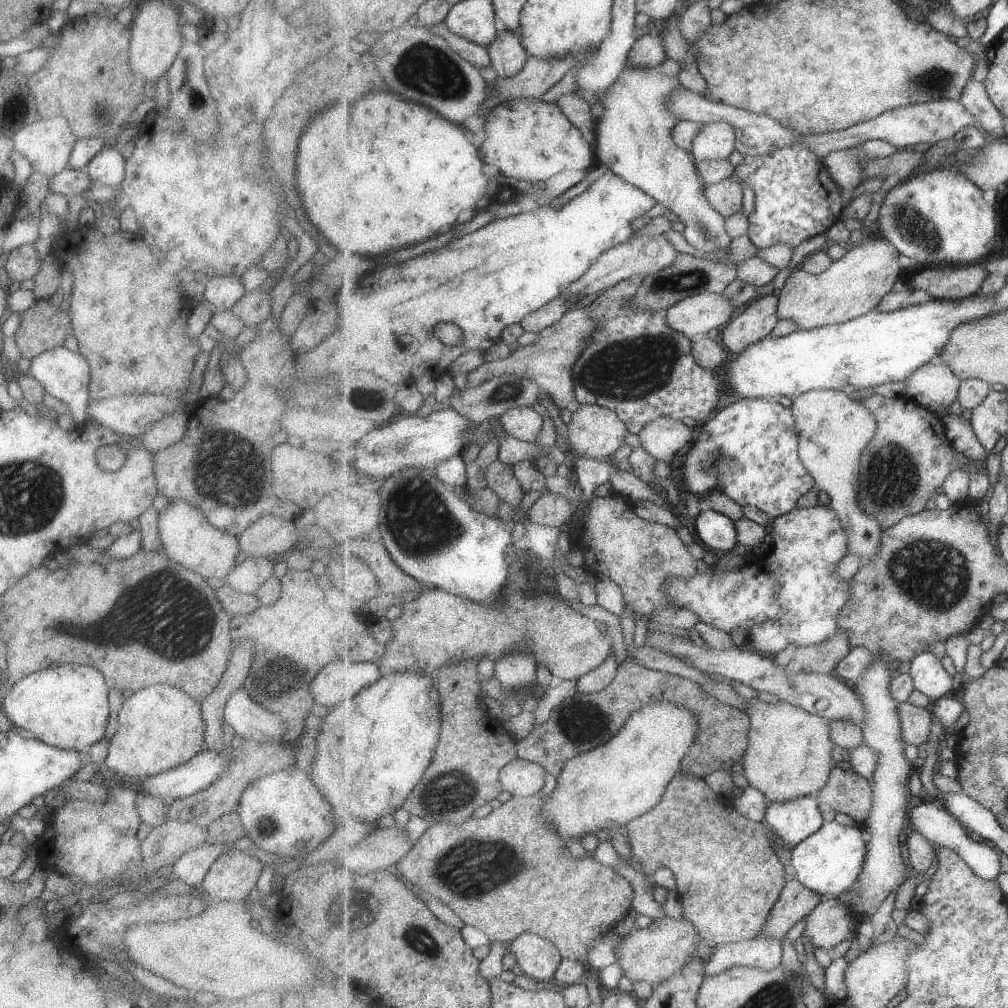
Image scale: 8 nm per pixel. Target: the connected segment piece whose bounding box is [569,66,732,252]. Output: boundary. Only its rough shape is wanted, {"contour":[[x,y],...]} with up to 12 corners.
{"contour":[[626,67],[606,88],[595,165],[669,208],[693,248],[725,252],[690,151],[672,135],[678,75]]}

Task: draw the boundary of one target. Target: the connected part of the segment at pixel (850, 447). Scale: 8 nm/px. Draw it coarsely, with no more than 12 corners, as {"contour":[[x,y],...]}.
{"contour":[[847,393],[794,398],[800,457],[849,530],[877,558],[884,528],[857,500],[875,414]]}

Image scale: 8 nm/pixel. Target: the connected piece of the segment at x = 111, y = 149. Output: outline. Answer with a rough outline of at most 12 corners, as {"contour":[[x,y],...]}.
{"contour":[[106,145],[86,165],[93,186],[118,188],[124,159]]}

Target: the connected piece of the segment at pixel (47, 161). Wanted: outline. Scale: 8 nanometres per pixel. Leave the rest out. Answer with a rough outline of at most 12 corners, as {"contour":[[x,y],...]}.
{"contour":[[40,118],[12,142],[35,176],[68,168],[77,138],[65,118]]}

